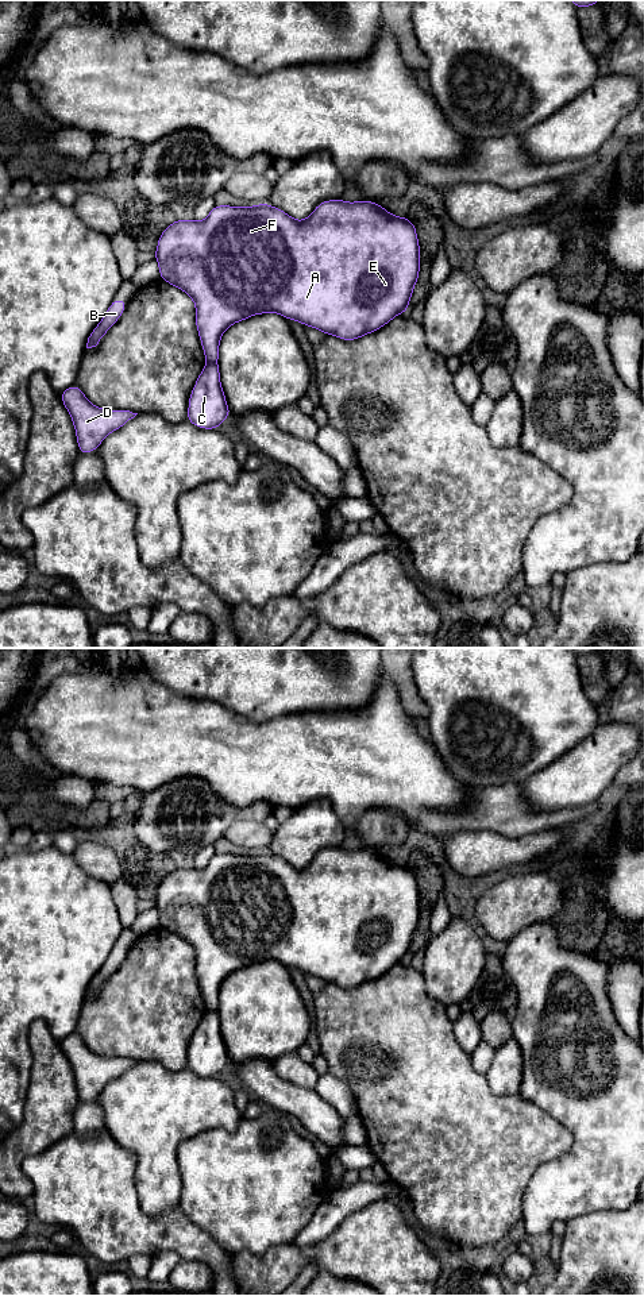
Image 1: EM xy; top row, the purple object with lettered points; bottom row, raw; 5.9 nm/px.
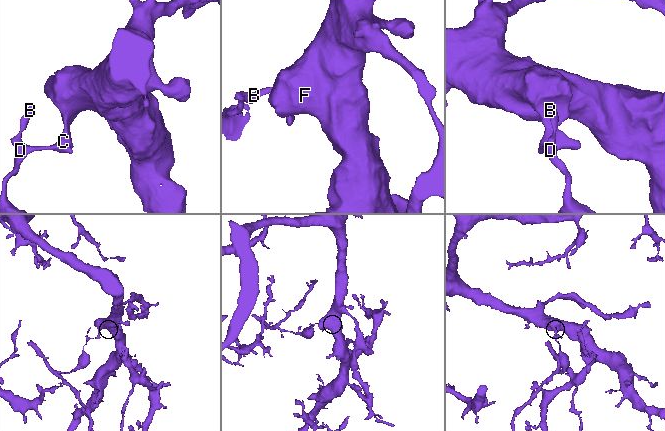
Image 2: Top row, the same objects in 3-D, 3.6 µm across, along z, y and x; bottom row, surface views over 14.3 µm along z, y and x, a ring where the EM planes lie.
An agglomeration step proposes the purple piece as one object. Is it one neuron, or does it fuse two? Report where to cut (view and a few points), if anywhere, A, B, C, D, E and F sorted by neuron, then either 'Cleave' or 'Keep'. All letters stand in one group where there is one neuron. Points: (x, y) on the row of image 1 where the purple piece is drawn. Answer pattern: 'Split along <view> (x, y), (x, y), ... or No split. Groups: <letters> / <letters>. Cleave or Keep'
Split along xy (207, 362), (216, 363). Groups: A E F / B C D. Cleave

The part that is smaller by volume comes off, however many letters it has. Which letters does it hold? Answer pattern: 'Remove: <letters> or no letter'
Remove: B, C, D

